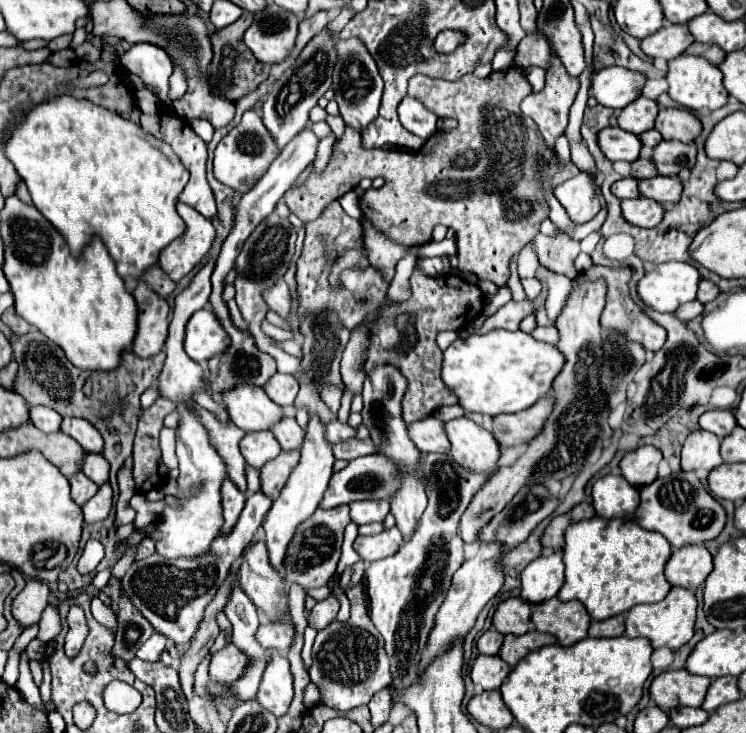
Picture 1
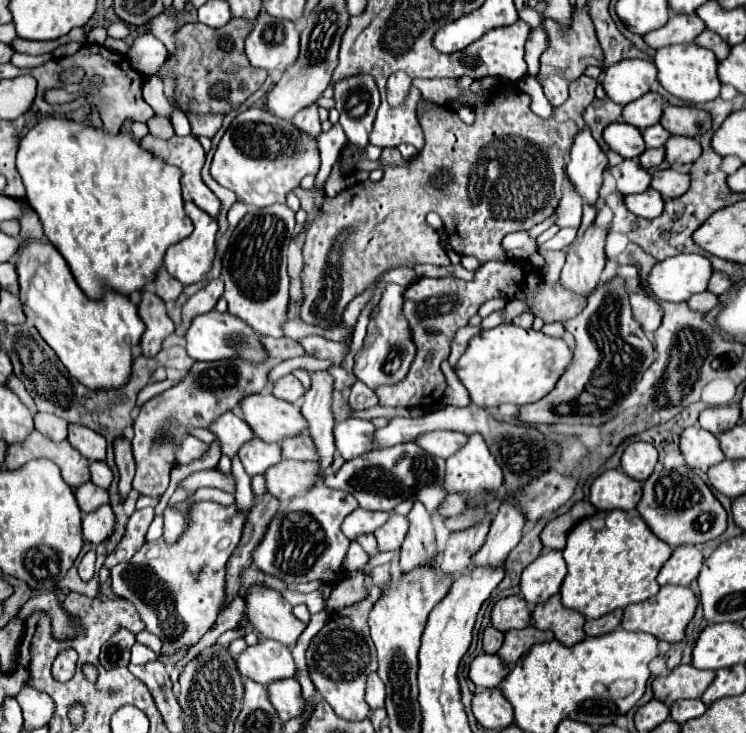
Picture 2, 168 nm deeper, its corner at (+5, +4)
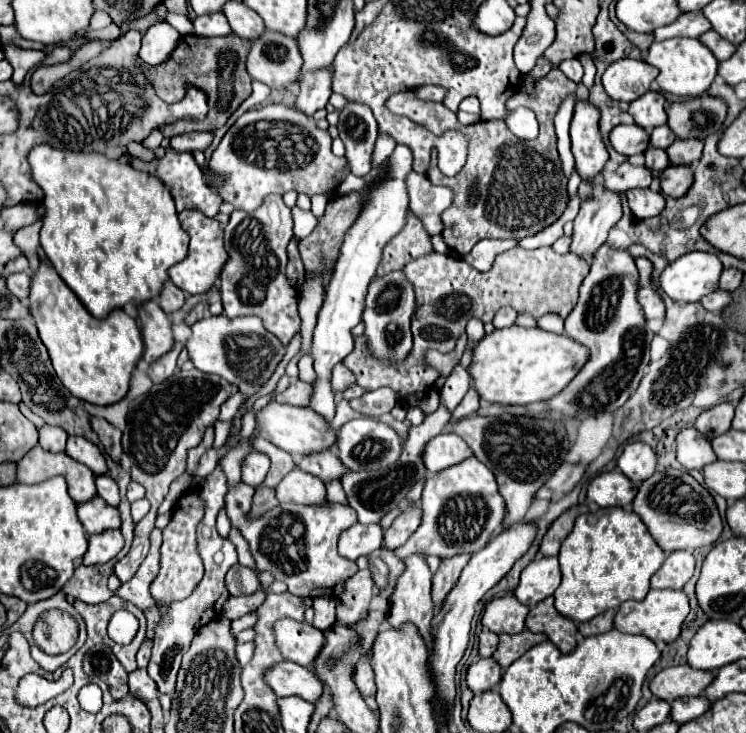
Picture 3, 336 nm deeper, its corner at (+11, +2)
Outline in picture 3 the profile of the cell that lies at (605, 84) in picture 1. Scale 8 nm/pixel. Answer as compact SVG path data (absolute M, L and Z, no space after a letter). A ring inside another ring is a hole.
M620 59L606 69L602 83L612 99L630 103L636 97L644 95L656 77L658 77L658 69L648 65L646 61Z

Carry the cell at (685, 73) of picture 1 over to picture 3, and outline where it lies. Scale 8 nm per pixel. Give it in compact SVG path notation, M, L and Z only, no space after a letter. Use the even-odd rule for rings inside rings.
M674 37L666 41L654 41L650 45L650 51L646 55L646 61L660 69L660 75L656 77L662 91L668 91L672 95L680 97L700 97L708 91L710 83L716 77L718 61L712 55L712 51L700 41L690 37Z

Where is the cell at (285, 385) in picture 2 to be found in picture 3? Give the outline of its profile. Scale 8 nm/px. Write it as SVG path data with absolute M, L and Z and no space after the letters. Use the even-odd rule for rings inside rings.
M294 379L290 383L290 387L276 397L276 401L278 403L288 403L288 405L298 405L298 407L308 407L310 405L312 391L314 389L312 389L310 383L304 383L300 379Z

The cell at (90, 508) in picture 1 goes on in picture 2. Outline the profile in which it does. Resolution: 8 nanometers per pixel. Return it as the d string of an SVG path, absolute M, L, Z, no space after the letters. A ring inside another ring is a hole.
M100 505L96 511L86 513L82 519L82 529L84 529L84 537L92 543L100 543L106 541L106 537L112 533L114 529L114 513L110 509L110 505Z

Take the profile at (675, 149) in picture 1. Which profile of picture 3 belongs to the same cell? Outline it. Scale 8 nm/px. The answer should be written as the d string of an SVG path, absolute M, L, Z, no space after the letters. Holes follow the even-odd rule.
M676 139L666 151L672 165L690 165L700 159L704 141L700 139Z

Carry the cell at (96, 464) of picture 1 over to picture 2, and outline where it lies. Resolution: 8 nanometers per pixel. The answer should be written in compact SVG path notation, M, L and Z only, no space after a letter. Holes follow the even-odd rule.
M92 461L90 475L92 475L92 483L102 489L108 489L112 483L112 471L108 469L108 465L104 461Z

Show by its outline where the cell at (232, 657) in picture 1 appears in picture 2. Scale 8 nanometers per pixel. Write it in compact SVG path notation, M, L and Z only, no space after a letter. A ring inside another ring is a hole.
M262 639L236 657L236 669L242 677L268 685L282 677L294 677L296 663L286 645L274 639Z

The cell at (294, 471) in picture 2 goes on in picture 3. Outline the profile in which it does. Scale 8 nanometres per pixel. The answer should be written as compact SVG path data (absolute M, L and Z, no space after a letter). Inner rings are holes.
M294 469L276 487L276 497L280 503L300 503L300 505L326 505L326 487L314 475L302 469Z

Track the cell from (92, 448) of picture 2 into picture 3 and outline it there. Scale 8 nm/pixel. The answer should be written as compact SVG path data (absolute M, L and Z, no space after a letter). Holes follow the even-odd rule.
M68 437L66 453L72 459L76 459L78 463L84 463L86 467L90 467L94 471L94 475L106 475L106 471L108 471L106 461L104 461L104 455L90 441L84 441L80 437Z

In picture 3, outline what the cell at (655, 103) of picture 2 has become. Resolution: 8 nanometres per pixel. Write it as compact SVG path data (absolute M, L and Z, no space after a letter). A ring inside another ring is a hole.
M648 91L644 93L642 97L634 99L630 103L630 109L628 113L634 117L634 121L644 127L646 131L658 127L658 125L664 125L666 123L666 109L664 109L664 95L662 93L656 93L656 91Z

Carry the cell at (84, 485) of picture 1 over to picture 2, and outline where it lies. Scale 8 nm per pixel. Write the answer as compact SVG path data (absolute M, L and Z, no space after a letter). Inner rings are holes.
M86 481L80 487L76 487L76 501L84 513L90 513L98 509L98 505L108 503L108 491L94 485L92 481Z

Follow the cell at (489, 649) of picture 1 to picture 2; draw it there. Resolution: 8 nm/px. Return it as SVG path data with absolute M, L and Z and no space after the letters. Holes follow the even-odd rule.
M486 627L482 635L482 649L484 653L496 653L504 641L504 633L500 633L494 627Z

